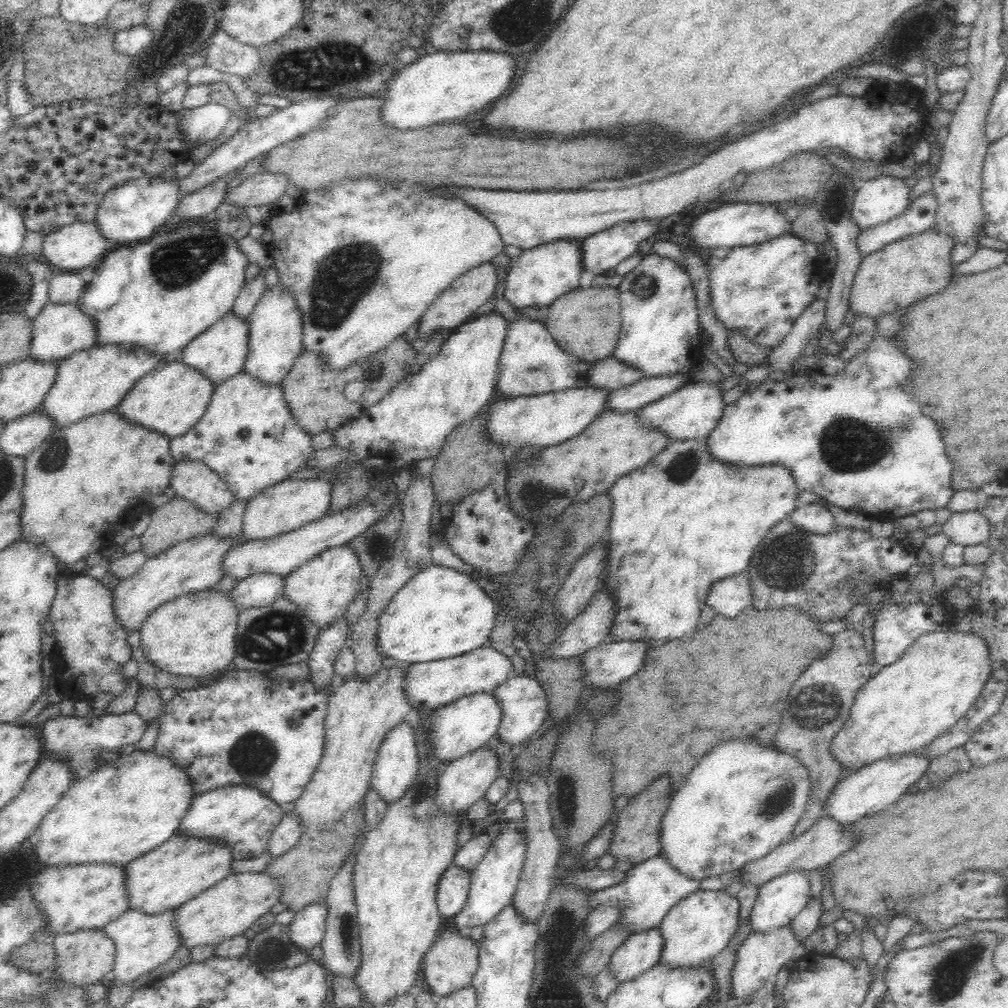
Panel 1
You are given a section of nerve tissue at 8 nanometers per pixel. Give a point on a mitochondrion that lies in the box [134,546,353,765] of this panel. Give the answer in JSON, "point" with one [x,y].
{"point":[267,640]}

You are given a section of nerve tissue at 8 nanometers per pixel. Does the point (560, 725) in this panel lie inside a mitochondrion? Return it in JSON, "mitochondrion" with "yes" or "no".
{"mitochondrion":"no"}

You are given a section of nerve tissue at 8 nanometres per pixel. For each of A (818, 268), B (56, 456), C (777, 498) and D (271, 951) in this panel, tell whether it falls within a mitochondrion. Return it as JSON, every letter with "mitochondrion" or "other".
{"A":"other","B":"mitochondrion","C":"other","D":"mitochondrion"}

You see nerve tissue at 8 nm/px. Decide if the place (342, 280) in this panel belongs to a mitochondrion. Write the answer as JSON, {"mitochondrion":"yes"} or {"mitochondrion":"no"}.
{"mitochondrion":"yes"}

